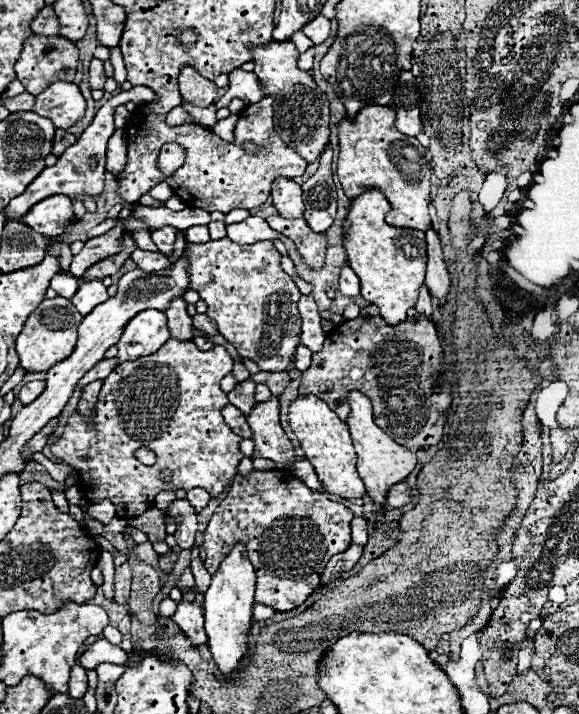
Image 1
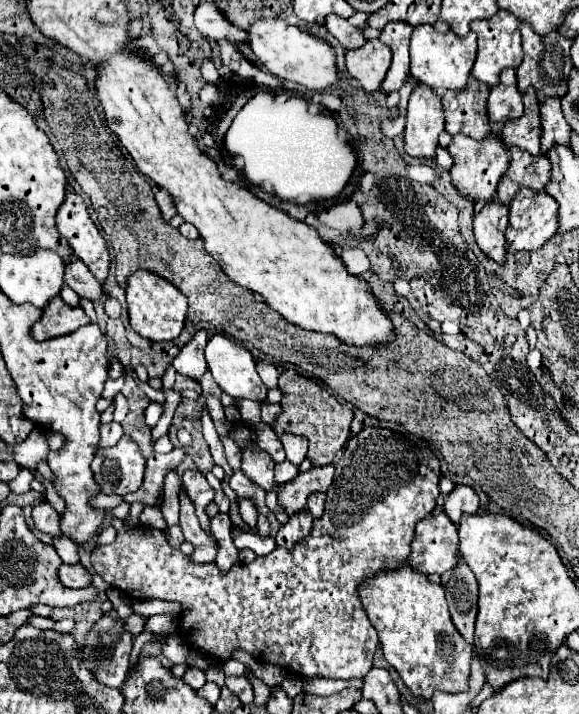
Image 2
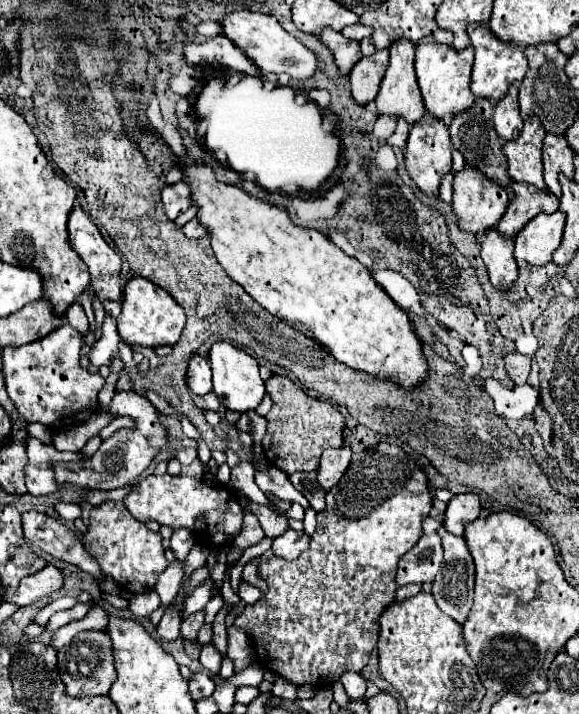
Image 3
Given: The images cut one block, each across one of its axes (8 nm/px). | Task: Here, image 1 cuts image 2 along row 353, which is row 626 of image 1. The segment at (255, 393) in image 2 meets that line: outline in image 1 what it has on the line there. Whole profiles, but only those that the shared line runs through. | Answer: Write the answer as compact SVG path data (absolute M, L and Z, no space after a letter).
M238 542L230 550L230 554L222 560L216 574L210 578L210 586L204 594L204 616L206 616L206 634L212 658L222 674L230 674L238 668L242 656L248 652L248 630L252 620L252 604L254 604L254 568L248 560L246 544Z

